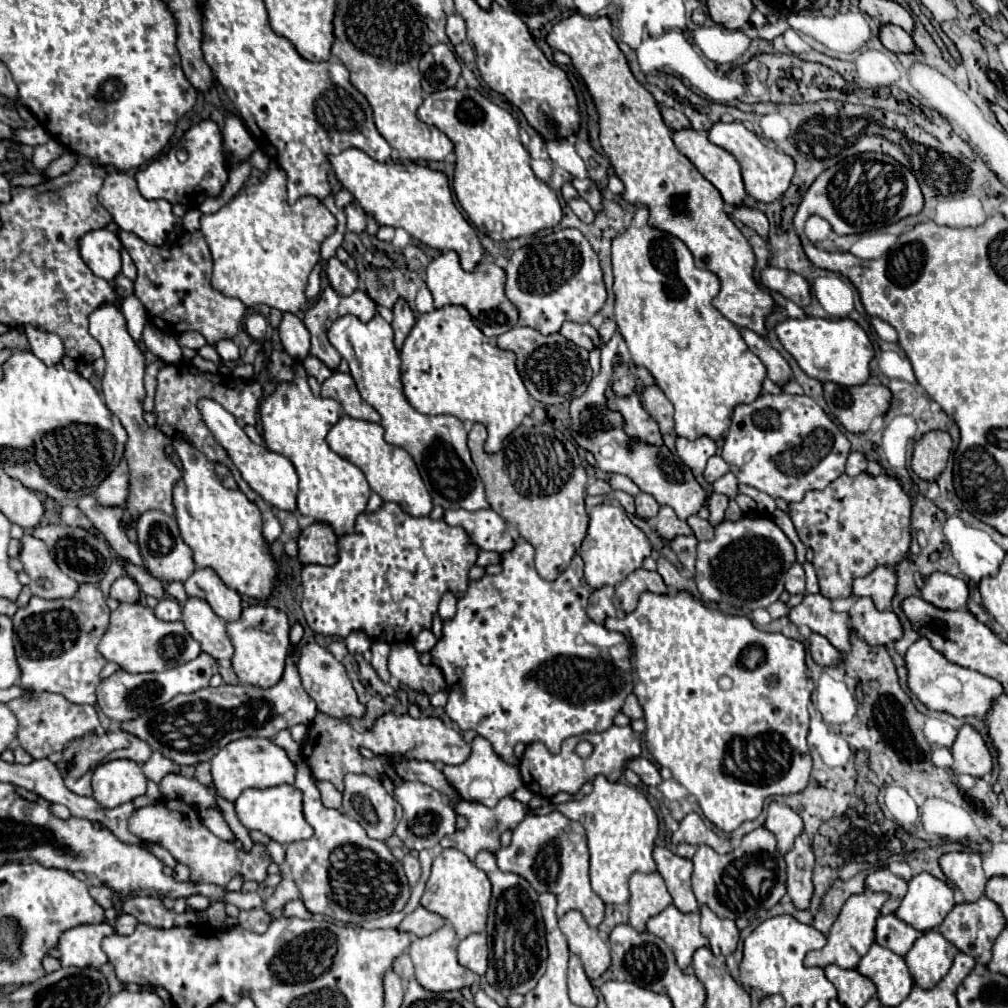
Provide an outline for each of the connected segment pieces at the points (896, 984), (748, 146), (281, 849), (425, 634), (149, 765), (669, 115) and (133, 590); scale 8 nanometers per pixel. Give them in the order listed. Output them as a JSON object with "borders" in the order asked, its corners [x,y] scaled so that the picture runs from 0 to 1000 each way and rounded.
{"borders":[[[[872,937],[862,940],[850,962],[866,972],[870,978],[870,990],[878,998],[894,996],[906,980],[906,968],[898,956],[898,950]]],[[[711,121],[711,123],[707,123],[703,129],[703,139],[709,145],[715,145],[717,149],[725,151],[731,157],[731,161],[735,165],[739,188],[745,196],[749,196],[753,200],[769,200],[783,187],[787,171],[789,171],[789,159],[783,153],[757,143],[751,137],[751,133],[741,129],[735,121],[723,121],[723,123]]],[[[267,835],[265,837],[265,843],[267,843],[271,855],[275,855],[275,857],[281,857],[283,855],[283,839],[279,839],[275,835]]],[[[420,623],[418,629],[410,635],[410,641],[414,643],[414,647],[426,647],[432,637],[434,637],[434,633],[432,633],[432,629],[428,627],[428,623]]],[[[152,746],[152,750],[142,758],[142,768],[152,776],[160,776],[162,770],[172,766],[178,766],[178,758],[168,754],[160,746]]],[[[660,107],[658,111],[658,119],[660,123],[666,127],[666,129],[680,129],[680,127],[686,127],[686,121],[682,119],[682,115],[674,109],[668,109],[668,107]]],[[[120,571],[110,579],[110,593],[118,597],[138,597],[140,585],[132,573]]]]}

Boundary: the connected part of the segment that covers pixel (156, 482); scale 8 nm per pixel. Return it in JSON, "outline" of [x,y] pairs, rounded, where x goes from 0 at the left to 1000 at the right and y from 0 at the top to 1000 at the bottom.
{"outline":[[[104,300],[96,308],[90,310],[88,329],[100,341],[102,355],[106,359],[106,365],[104,365],[104,371],[100,377],[104,401],[120,417],[122,425],[128,431],[128,437],[124,442],[124,454],[128,458],[128,468],[130,468],[128,480],[130,482],[128,482],[128,496],[124,500],[122,518],[126,518],[130,514],[138,514],[144,506],[150,506],[150,504],[158,504],[166,510],[172,510],[174,502],[172,502],[170,488],[172,488],[172,482],[176,480],[176,476],[180,474],[180,466],[170,456],[166,456],[162,450],[162,444],[164,444],[164,440],[168,440],[168,435],[160,427],[148,425],[142,417],[140,401],[144,395],[144,383],[142,383],[144,353],[138,347],[136,339],[126,329],[126,319],[124,319],[120,306],[110,300]]]}

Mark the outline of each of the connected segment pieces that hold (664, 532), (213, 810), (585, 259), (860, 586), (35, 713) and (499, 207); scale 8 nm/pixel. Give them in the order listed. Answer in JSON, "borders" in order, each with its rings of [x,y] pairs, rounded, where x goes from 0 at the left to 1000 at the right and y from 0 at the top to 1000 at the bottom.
{"borders":[[[[656,502],[654,510],[652,510],[652,520],[650,520],[652,528],[660,534],[660,536],[668,536],[670,532],[676,532],[676,530],[686,530],[688,526],[684,524],[682,518],[674,516],[670,506],[664,504],[664,502]]],[[[215,800],[203,802],[203,804],[199,806],[199,813],[203,813],[203,819],[205,819],[213,829],[217,829],[217,831],[221,831],[221,833],[231,833],[231,831],[233,831],[231,825],[227,823],[225,815],[221,813],[221,808],[217,806]]],[[[572,226],[531,234],[527,242],[517,244],[507,252],[501,270],[501,292],[515,308],[515,321],[531,325],[537,331],[555,329],[559,319],[584,319],[602,298],[594,254]]],[[[870,562],[864,569],[846,577],[846,591],[866,593],[870,605],[880,605],[890,587],[890,567],[882,562]]],[[[27,687],[25,690],[9,696],[9,700],[19,714],[19,728],[17,728],[19,738],[35,754],[47,752],[53,746],[61,746],[72,734],[92,728],[94,722],[98,720],[94,700],[78,700],[68,696],[64,690],[53,687]]],[[[443,87],[443,89],[434,89],[434,91],[424,93],[420,103],[414,107],[414,115],[422,123],[434,125],[451,143],[453,161],[451,161],[449,188],[451,188],[455,202],[463,210],[465,220],[473,228],[481,230],[489,238],[507,238],[507,236],[525,234],[539,226],[549,226],[555,222],[557,204],[555,204],[553,192],[547,188],[545,183],[535,179],[531,171],[527,169],[525,165],[527,155],[515,139],[515,125],[501,107],[485,101],[471,87],[461,87],[461,89]]]]}

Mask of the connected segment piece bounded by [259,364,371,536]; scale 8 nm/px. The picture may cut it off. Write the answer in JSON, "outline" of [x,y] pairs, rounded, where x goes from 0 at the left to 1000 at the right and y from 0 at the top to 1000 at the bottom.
{"outline":[[[295,361],[293,377],[289,381],[277,379],[273,389],[261,397],[257,411],[265,444],[285,452],[297,470],[295,506],[316,518],[328,520],[334,532],[350,528],[352,514],[362,506],[368,484],[362,470],[352,460],[332,450],[322,437],[324,429],[338,415],[338,401],[334,397],[311,393],[305,381],[305,371],[301,363]]]}

